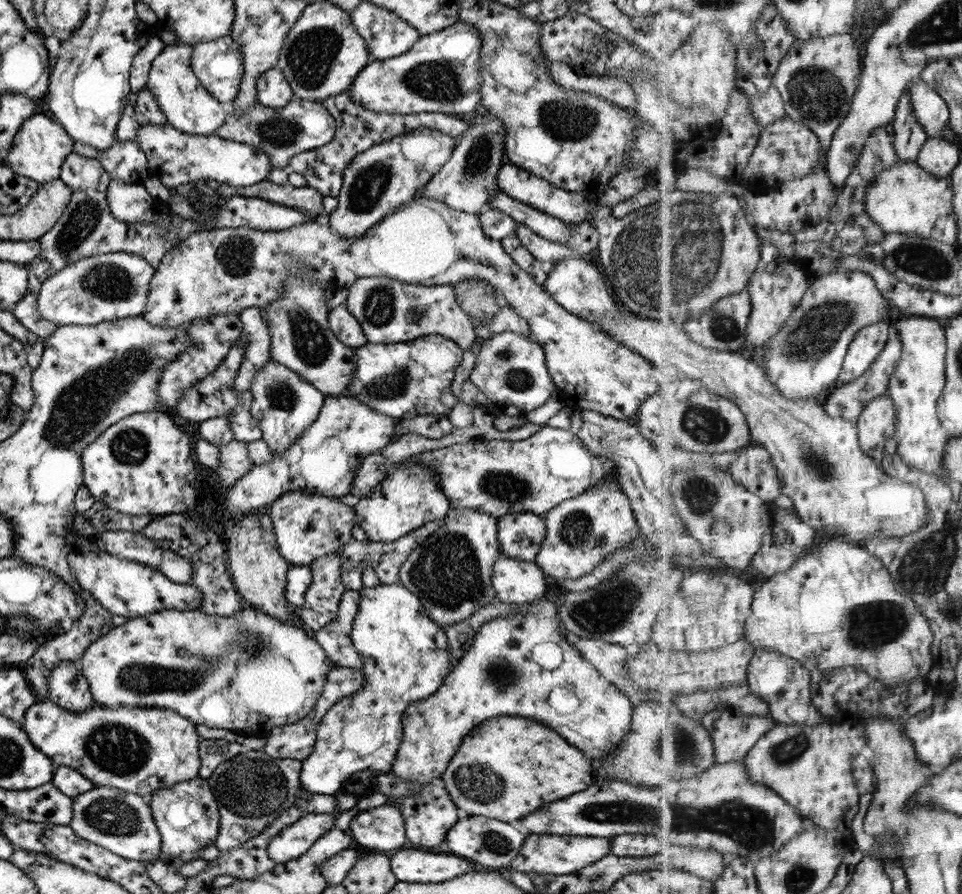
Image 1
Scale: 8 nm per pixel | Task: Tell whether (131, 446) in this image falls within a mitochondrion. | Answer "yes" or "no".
yes

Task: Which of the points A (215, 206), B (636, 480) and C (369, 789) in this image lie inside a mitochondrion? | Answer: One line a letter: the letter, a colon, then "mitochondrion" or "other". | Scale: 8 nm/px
A: other
B: other
C: other

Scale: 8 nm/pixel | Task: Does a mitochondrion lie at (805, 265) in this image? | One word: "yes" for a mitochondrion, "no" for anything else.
no

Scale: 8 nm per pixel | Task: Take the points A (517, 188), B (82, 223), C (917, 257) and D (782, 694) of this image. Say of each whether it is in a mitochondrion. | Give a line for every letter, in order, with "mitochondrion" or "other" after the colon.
A: other
B: mitochondrion
C: mitochondrion
D: mitochondrion

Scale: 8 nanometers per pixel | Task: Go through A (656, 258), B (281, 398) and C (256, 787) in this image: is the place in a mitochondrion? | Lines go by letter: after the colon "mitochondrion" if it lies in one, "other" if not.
A: mitochondrion
B: mitochondrion
C: mitochondrion

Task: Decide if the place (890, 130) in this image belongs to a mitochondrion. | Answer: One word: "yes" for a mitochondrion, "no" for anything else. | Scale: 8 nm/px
no

